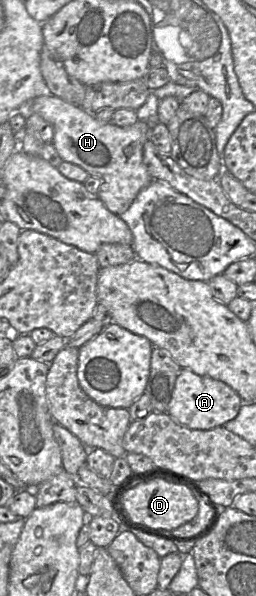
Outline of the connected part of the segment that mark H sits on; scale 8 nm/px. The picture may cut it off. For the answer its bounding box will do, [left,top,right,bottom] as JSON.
[24,95,153,216]

